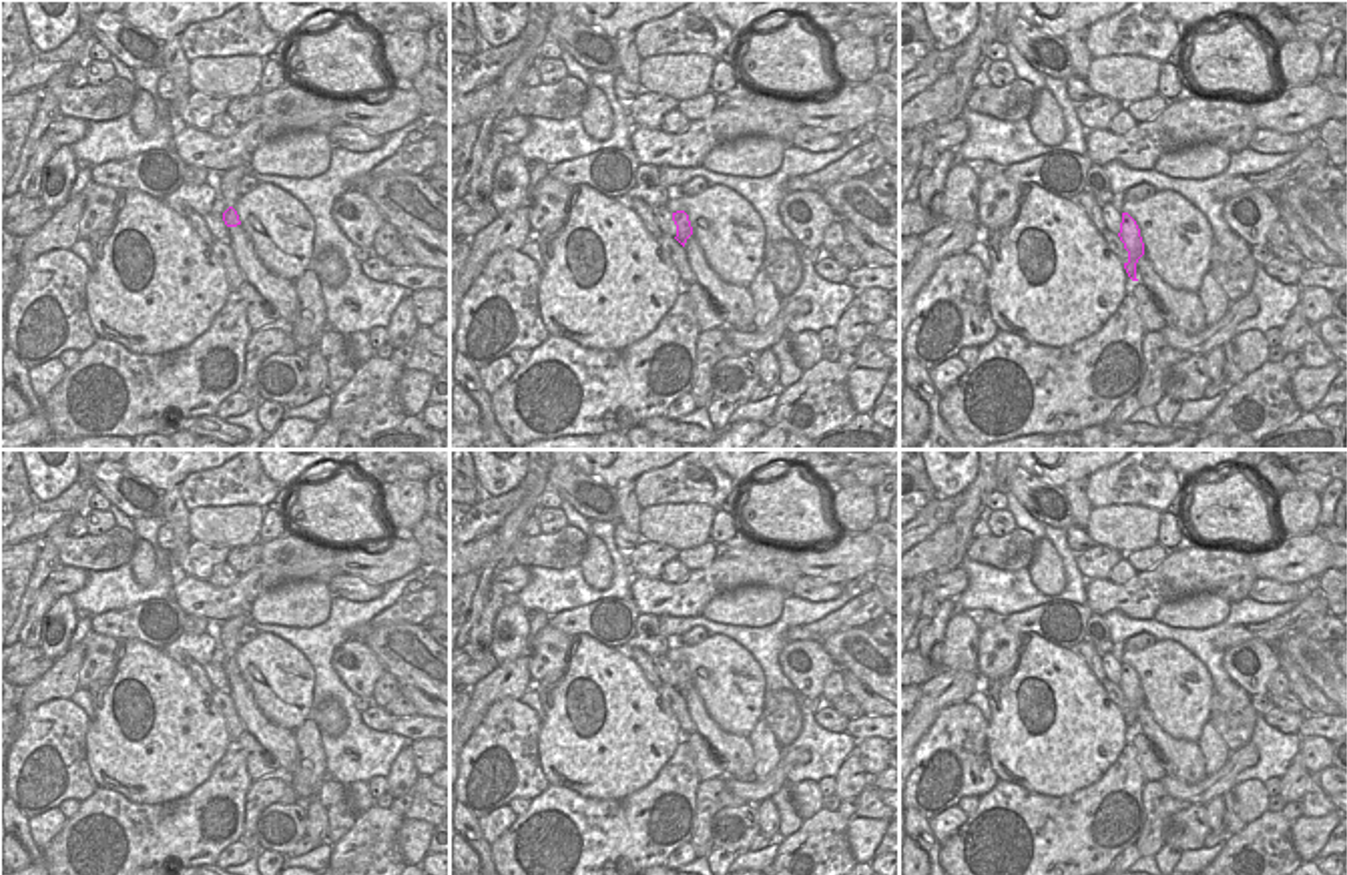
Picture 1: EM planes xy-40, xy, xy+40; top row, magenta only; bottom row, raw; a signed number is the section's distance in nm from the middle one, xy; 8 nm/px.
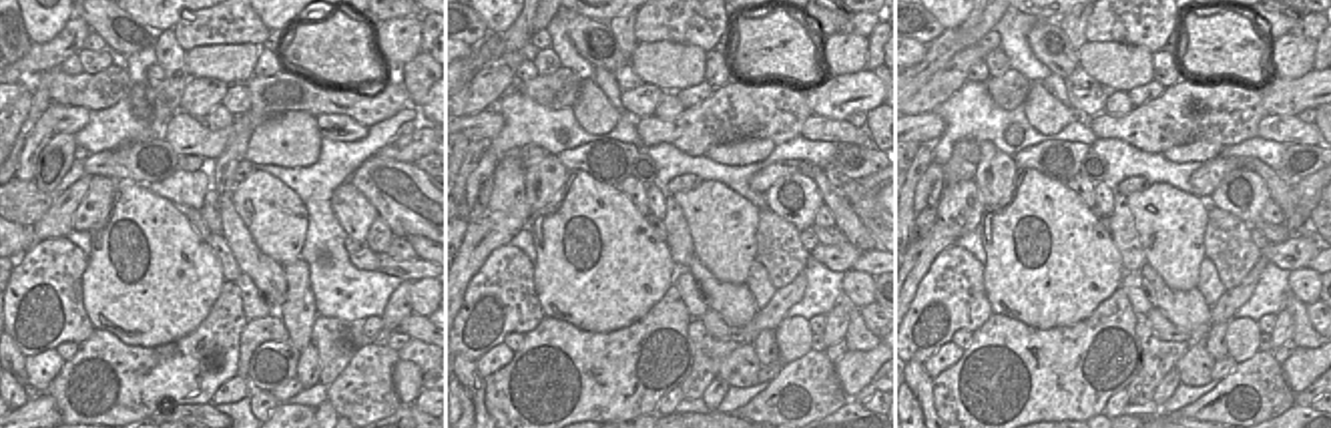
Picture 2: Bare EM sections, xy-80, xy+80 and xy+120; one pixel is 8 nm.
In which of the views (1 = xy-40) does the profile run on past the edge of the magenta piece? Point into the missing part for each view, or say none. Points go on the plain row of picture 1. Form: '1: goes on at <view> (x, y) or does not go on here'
1: goes on at xy-40 (227, 633)

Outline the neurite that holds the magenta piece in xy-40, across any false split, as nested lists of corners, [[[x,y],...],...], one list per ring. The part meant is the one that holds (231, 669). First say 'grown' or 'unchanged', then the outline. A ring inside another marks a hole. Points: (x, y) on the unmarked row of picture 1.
grown | [[[239,614],[221,624],[213,624],[213,632],[217,634],[219,648],[229,656],[223,662],[223,670],[227,676],[241,674],[239,664],[235,660],[235,652],[239,648],[239,630],[247,624],[249,616]]]

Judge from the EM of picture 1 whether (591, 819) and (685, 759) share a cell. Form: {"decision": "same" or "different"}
{"decision": "same"}

